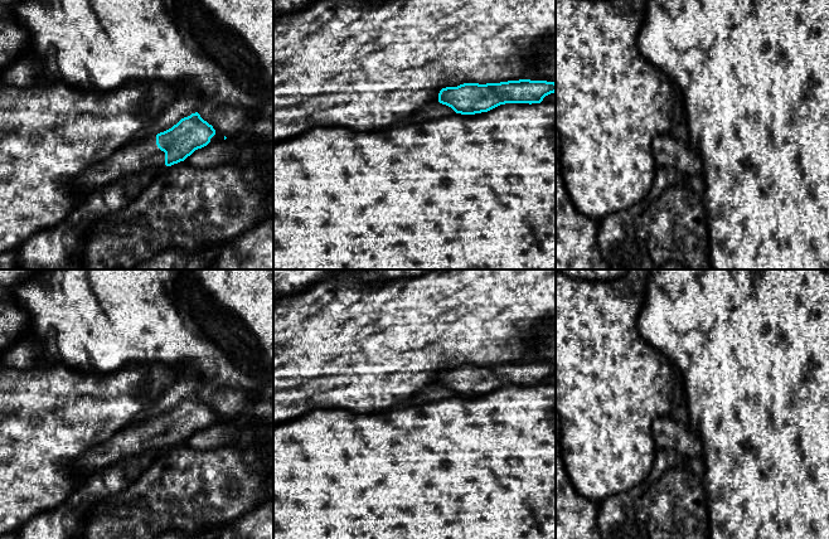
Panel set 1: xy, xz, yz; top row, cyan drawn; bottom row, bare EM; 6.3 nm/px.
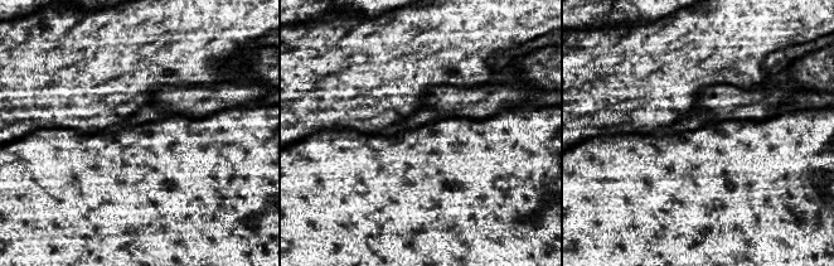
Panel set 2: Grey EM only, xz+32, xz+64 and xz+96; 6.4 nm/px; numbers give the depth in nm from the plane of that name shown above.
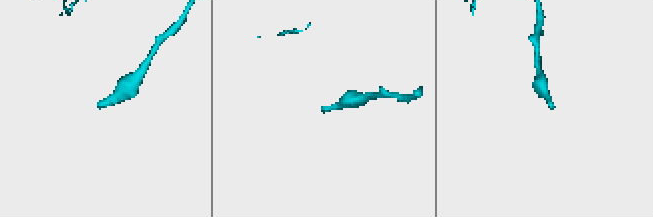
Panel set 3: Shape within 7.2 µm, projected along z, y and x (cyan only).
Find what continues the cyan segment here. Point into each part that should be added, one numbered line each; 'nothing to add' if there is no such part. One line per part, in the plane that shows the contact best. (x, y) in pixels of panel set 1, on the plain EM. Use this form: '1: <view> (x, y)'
1: xy (136, 438)

